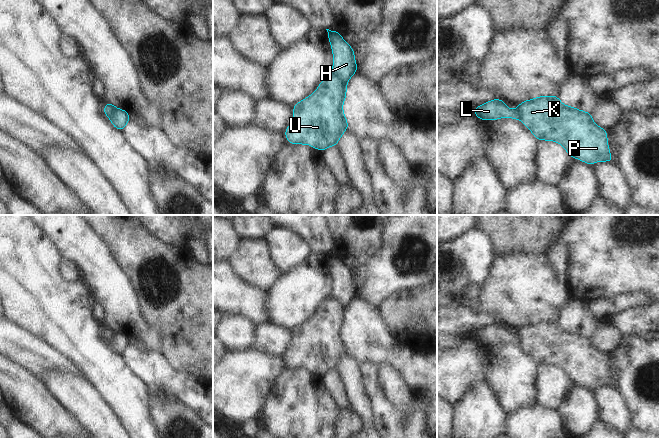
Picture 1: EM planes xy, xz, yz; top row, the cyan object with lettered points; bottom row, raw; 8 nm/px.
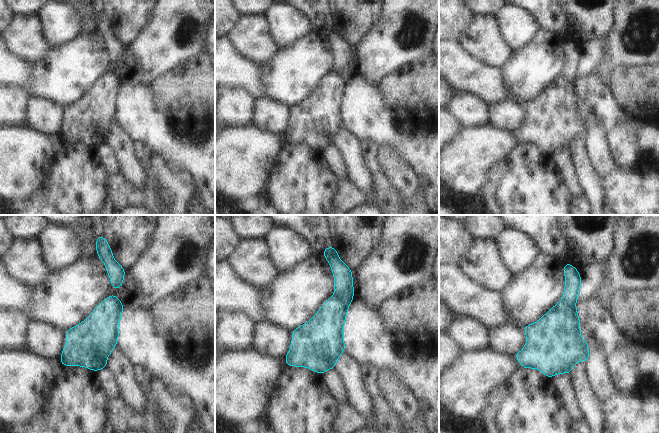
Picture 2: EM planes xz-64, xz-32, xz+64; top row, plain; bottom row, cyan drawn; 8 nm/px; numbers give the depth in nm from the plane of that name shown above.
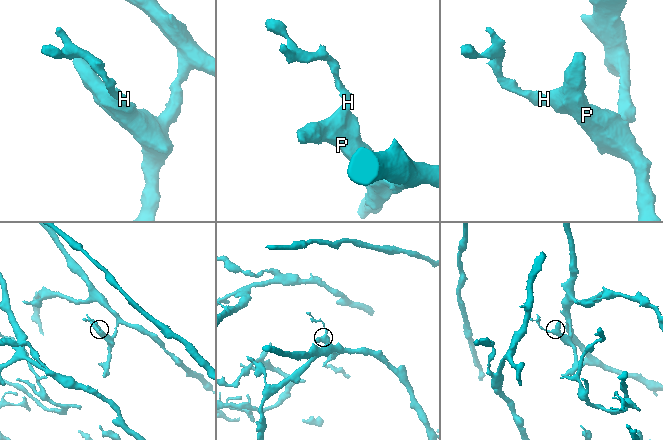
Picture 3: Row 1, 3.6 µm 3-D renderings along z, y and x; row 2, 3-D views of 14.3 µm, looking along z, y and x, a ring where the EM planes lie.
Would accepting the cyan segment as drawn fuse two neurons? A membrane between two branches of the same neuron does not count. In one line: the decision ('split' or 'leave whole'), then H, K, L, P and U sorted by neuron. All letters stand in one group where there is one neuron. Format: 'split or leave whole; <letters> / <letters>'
split; H L / K P U

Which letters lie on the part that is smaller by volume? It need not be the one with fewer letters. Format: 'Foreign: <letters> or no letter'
Foreign: H, L

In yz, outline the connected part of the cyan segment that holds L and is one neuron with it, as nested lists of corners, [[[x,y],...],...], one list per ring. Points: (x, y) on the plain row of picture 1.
[[[494,323],[490,326],[480,329],[479,331],[473,333],[475,337],[481,344],[496,344],[498,342],[514,342],[522,344],[522,341],[518,334],[508,333],[505,326],[500,323]]]

